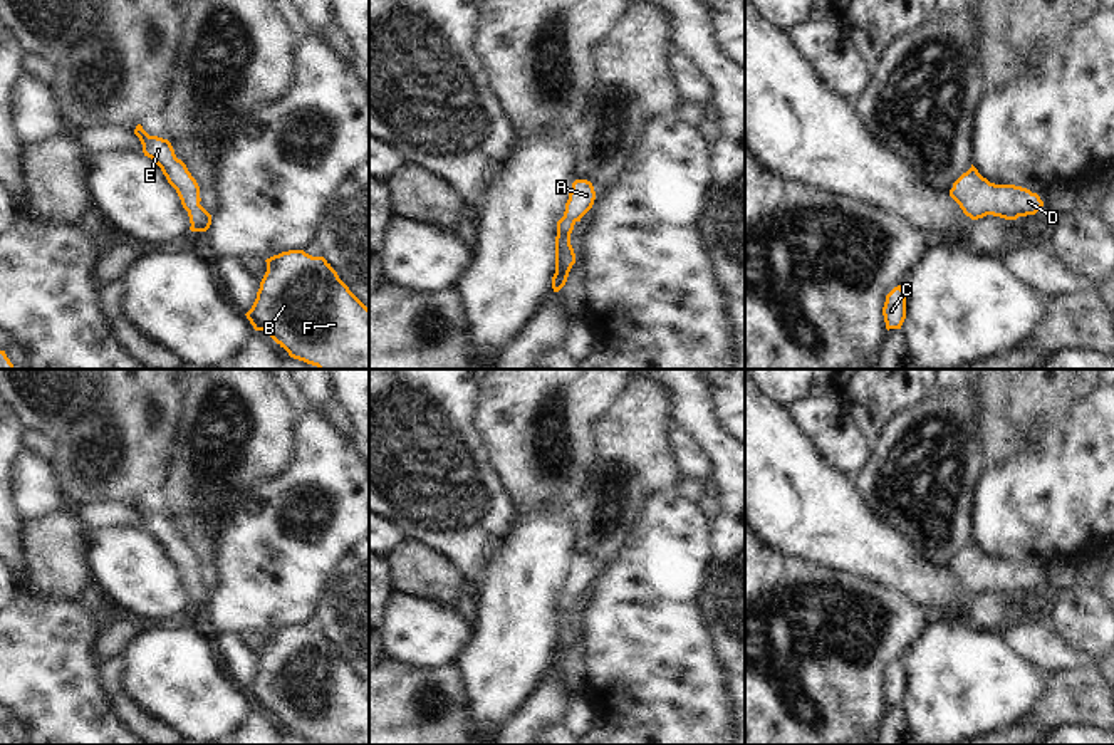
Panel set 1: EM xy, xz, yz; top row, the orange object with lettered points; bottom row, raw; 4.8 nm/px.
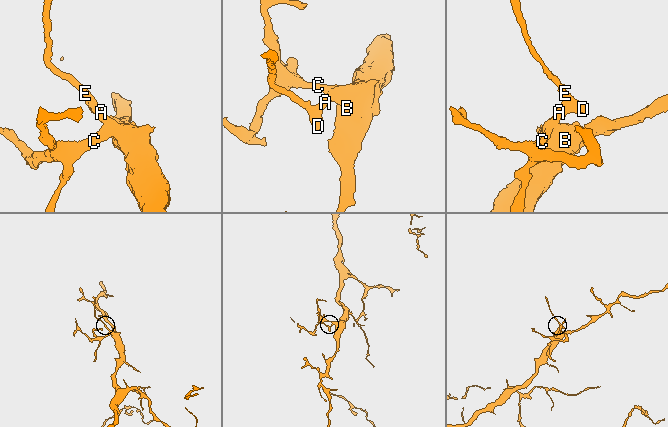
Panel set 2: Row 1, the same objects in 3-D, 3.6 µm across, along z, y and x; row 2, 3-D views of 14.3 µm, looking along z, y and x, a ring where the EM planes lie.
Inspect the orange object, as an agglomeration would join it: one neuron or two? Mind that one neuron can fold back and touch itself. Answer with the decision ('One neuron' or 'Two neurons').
One neuron

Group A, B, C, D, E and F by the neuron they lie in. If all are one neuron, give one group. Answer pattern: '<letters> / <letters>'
A B C D E F

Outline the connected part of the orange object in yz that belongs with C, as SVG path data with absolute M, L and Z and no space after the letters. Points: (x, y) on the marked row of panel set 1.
M901 285L894 287L888 295L882 307L886 329L901 329L906 319L906 295Z

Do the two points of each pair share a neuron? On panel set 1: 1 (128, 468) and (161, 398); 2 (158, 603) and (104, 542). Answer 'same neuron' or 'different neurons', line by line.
1: same neuron
2: same neuron

